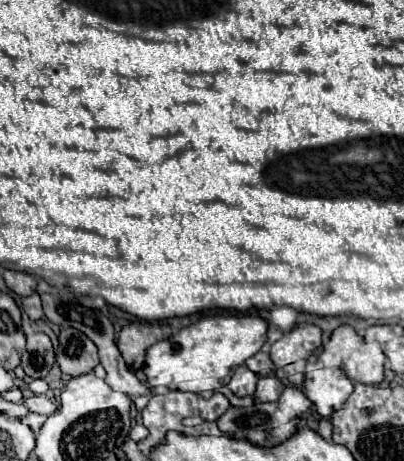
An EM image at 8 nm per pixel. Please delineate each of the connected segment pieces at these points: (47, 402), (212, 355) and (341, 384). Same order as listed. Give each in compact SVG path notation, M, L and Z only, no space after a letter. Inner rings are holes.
M29 395L23 399L23 405L27 405L29 411L43 413L46 416L57 410L56 404L47 395Z
M205 315L197 323L183 327L177 335L151 345L147 349L143 371L149 379L149 385L163 385L167 389L193 391L193 393L217 391L229 383L235 367L253 357L263 347L265 341L267 341L267 321L259 315Z
M313 367L313 371L305 373L303 391L313 401L315 411L323 417L329 417L347 401L353 391L353 381L347 379L347 373L343 369Z

